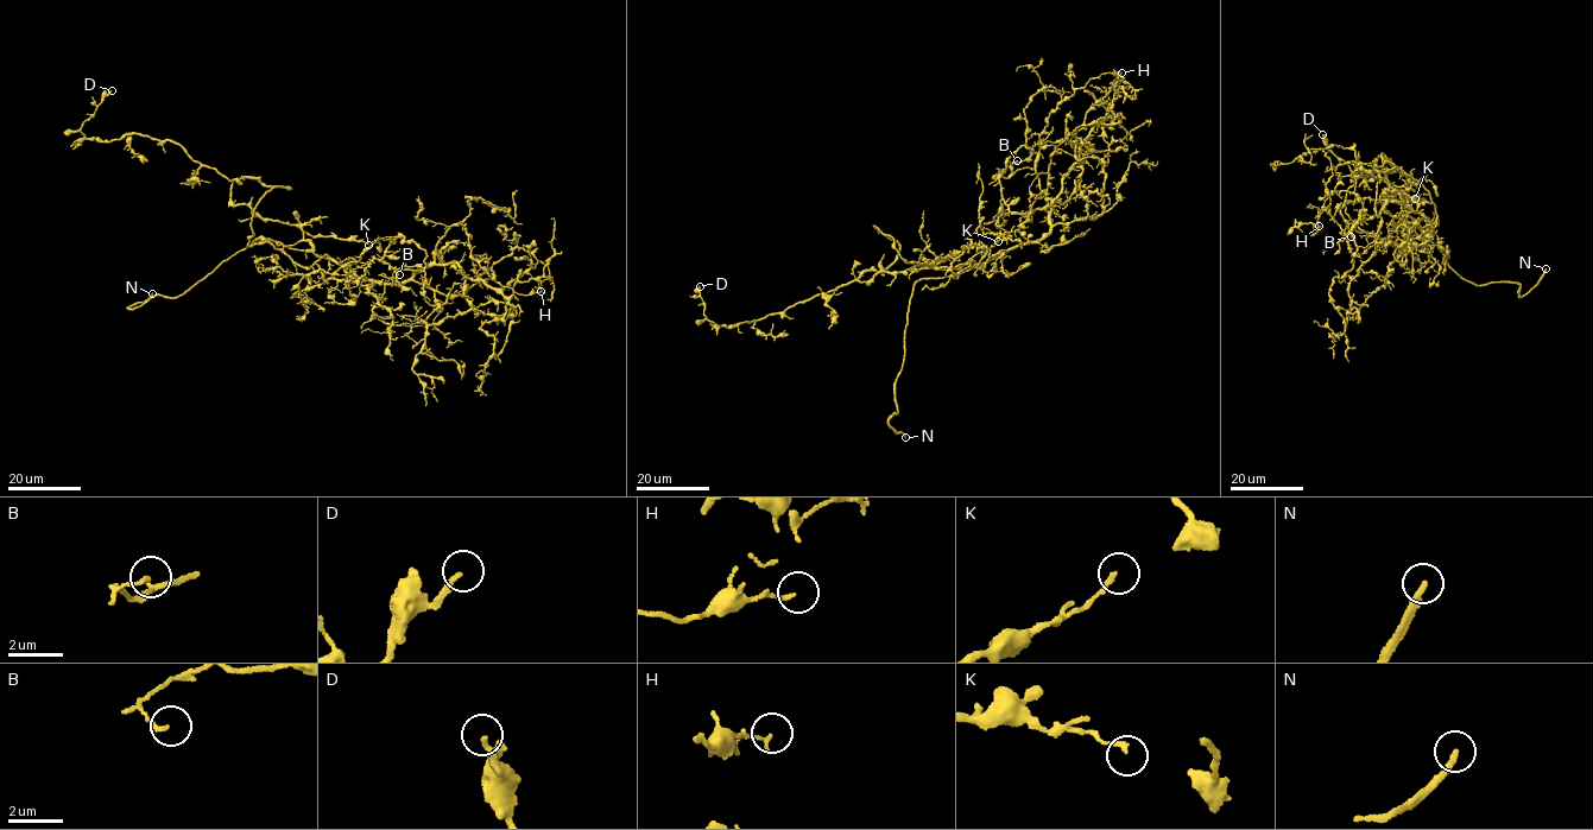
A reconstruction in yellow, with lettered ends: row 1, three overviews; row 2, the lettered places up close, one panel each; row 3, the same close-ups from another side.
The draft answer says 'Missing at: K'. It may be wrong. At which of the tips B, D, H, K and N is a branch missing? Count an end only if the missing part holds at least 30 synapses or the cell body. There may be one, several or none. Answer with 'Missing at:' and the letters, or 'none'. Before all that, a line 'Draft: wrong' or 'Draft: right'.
Draft: wrong
Missing at: N

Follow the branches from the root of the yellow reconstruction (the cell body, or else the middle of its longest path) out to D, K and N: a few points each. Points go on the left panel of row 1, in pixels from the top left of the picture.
D: (284, 252), (247, 245), (259, 198), (290, 188), (229, 179), (168, 140), (84, 138), (83, 122), (112, 90)
K: (284, 252), (267, 241), (247, 245), (259, 198), (290, 188), (239, 177), (235, 204), (313, 236), (368, 245)
N: (284, 252), (295, 261), (309, 267), (328, 257), (259, 239), (177, 297), (157, 295), (128, 309), (152, 293)

